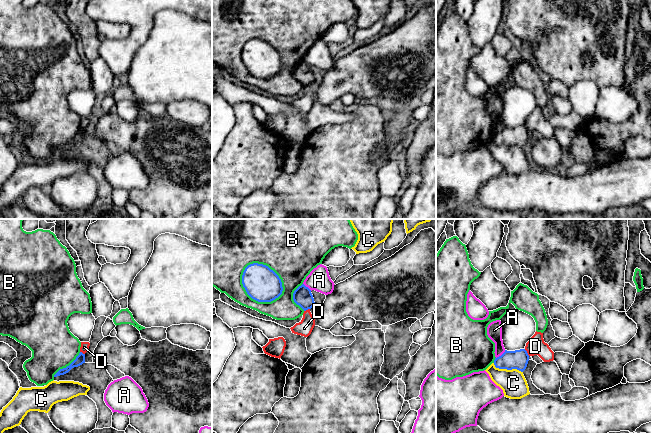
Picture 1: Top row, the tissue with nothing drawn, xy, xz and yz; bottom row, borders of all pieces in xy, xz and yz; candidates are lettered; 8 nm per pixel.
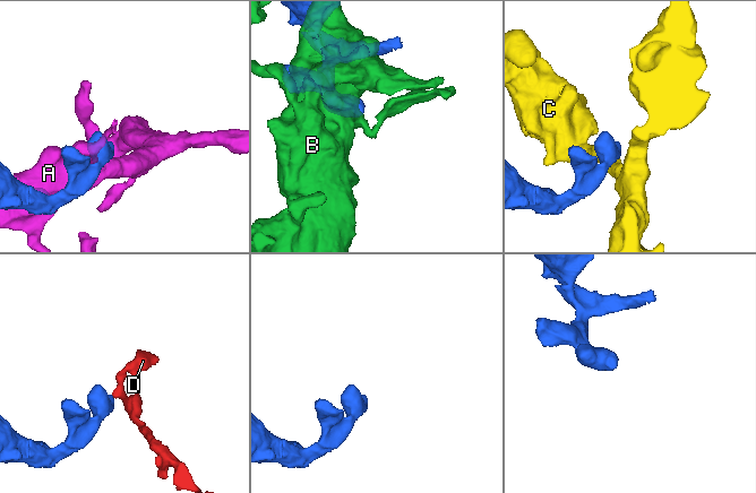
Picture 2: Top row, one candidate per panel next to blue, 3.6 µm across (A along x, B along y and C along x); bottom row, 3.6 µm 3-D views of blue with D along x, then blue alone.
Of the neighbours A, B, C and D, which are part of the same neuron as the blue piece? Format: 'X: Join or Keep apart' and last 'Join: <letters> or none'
A: Keep apart
B: Keep apart
C: Keep apart
D: Keep apart
Join: none

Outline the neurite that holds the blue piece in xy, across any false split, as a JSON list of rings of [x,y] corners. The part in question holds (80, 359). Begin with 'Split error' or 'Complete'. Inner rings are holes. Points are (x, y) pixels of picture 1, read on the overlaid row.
Complete. [[[80,352],[79,355],[76,357],[76,359],[69,366],[67,366],[66,368],[60,369],[54,375],[54,377],[64,375],[64,374],[68,373],[72,368],[78,367],[78,366],[82,365],[83,363],[85,363],[85,354]]]

